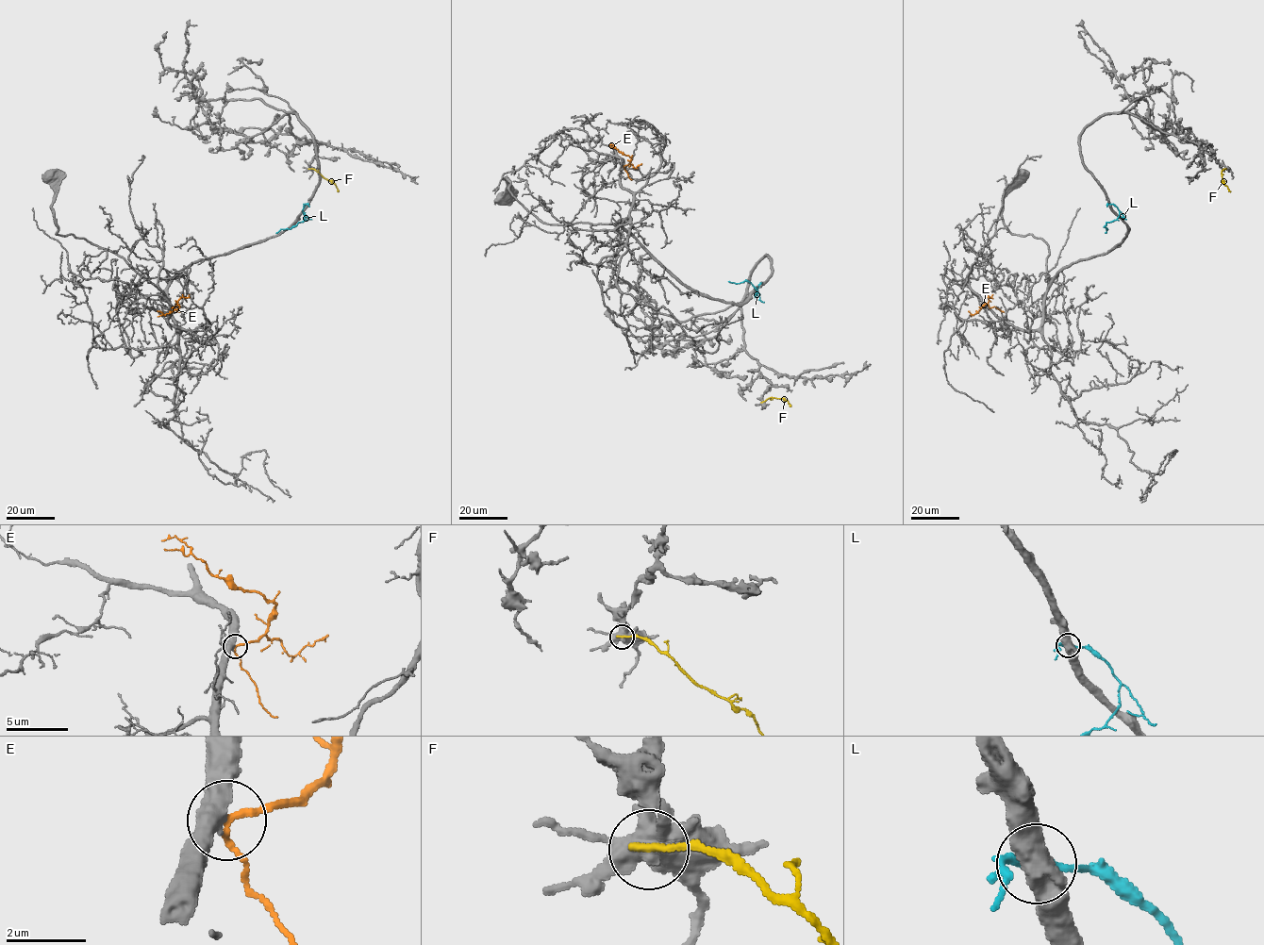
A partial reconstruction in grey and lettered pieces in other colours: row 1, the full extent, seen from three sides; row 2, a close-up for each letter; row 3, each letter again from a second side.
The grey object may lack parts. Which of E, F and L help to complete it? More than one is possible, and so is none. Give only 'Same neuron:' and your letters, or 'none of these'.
Same neuron: E

